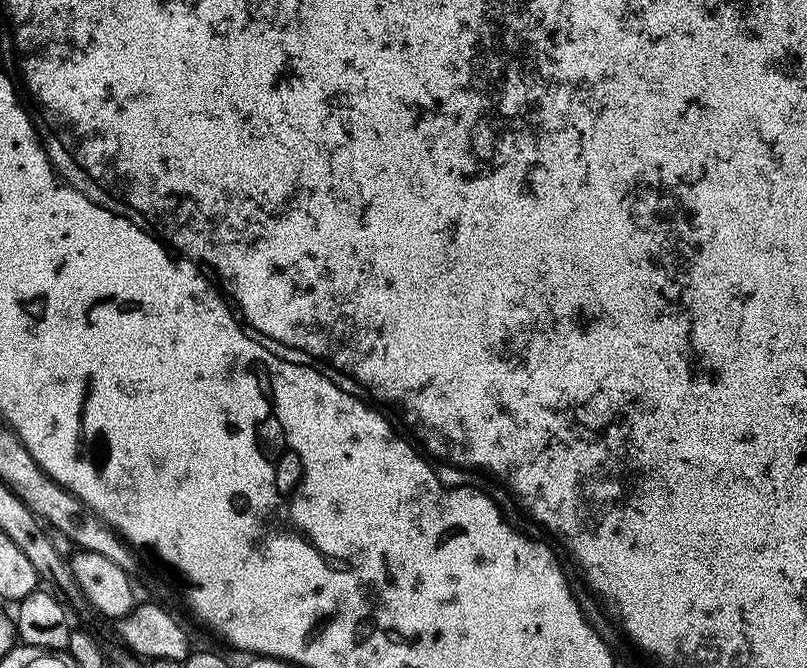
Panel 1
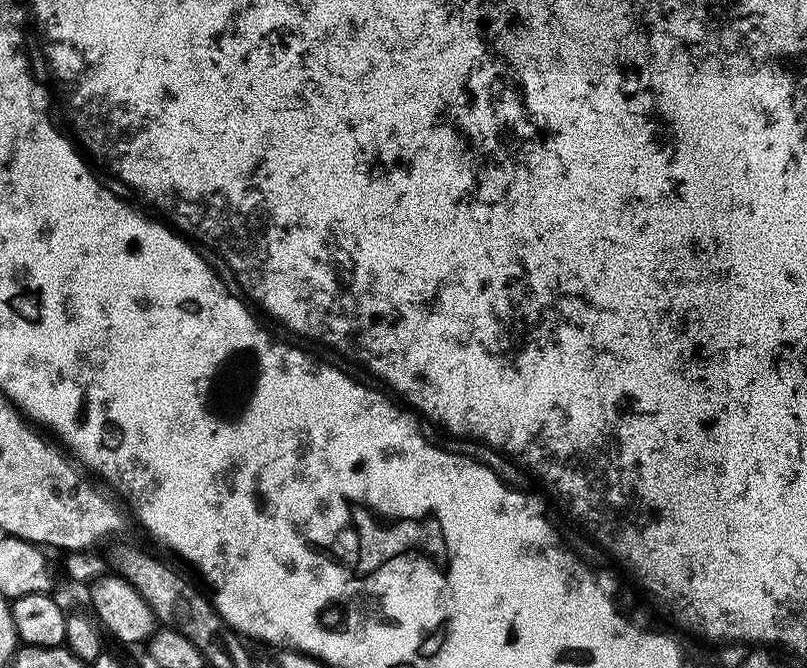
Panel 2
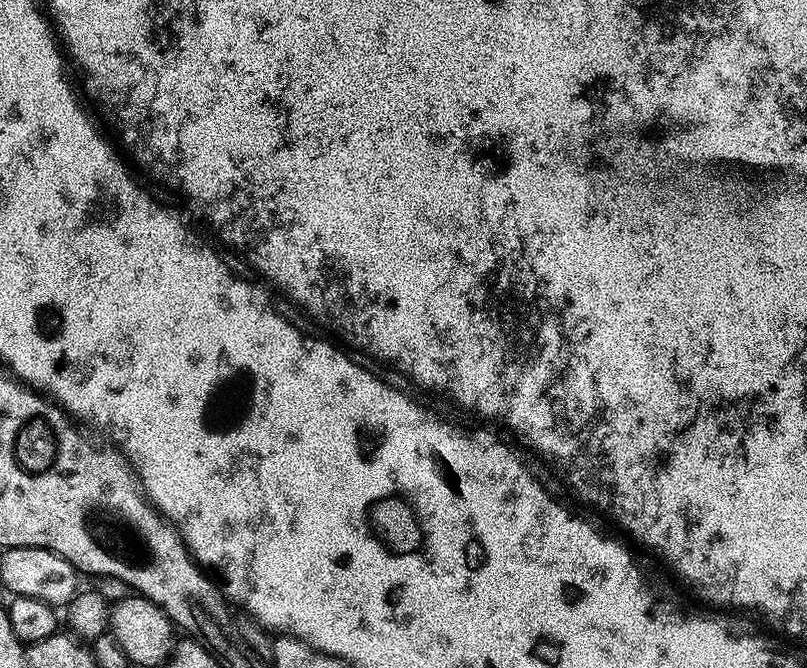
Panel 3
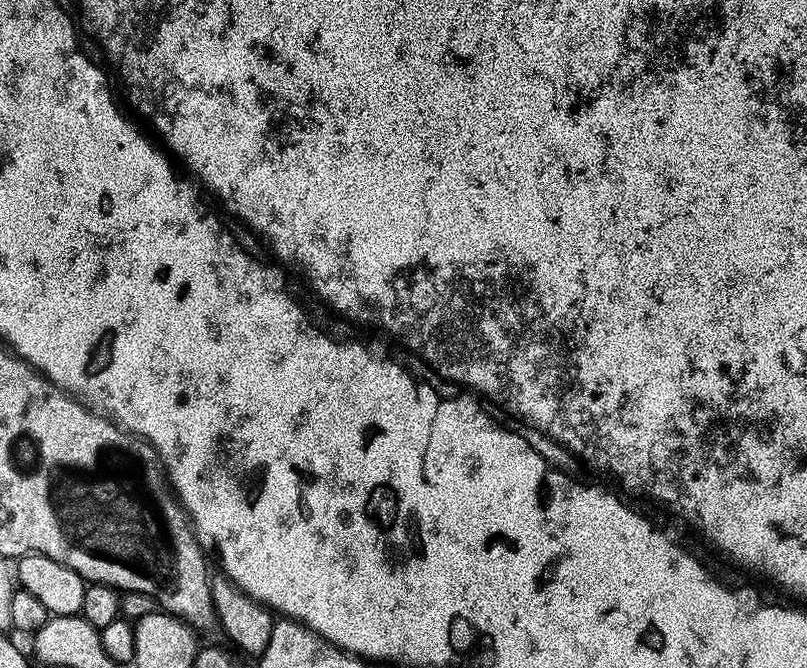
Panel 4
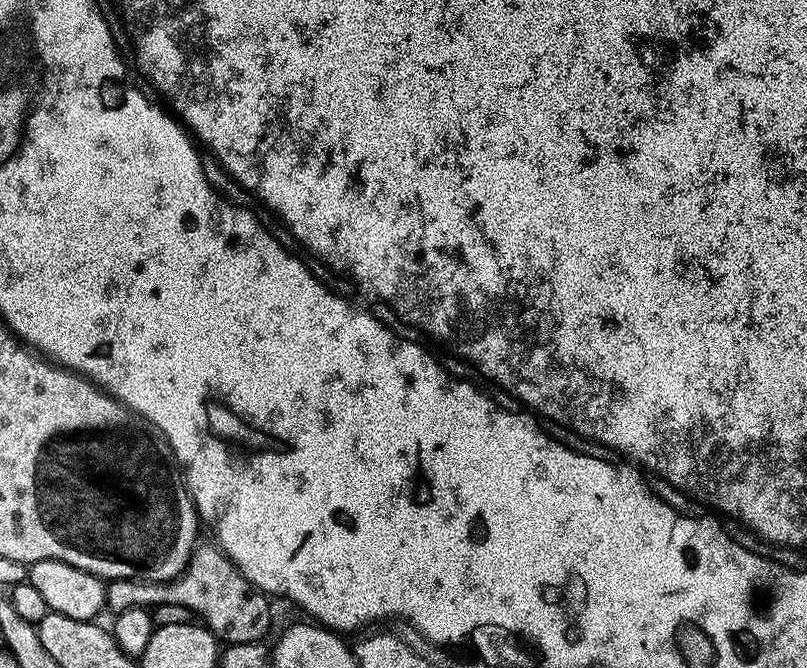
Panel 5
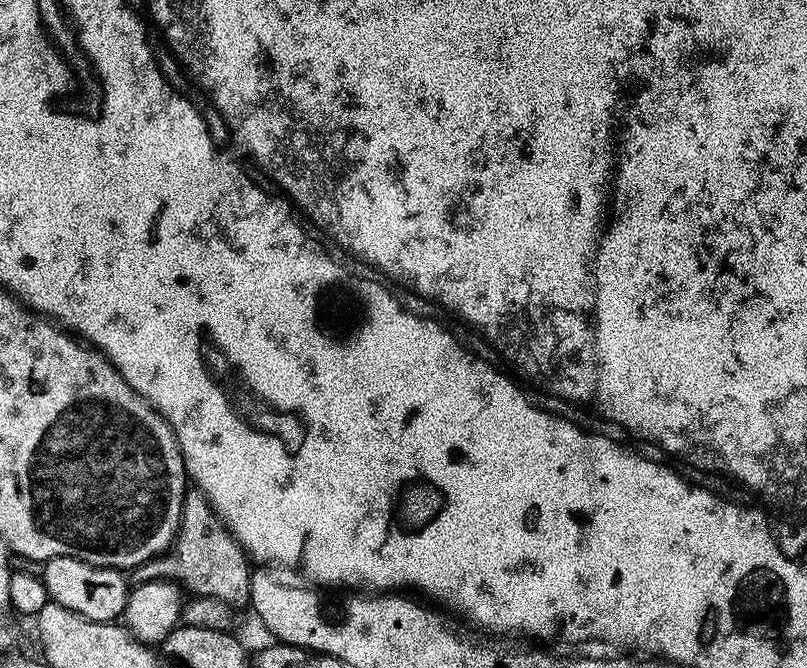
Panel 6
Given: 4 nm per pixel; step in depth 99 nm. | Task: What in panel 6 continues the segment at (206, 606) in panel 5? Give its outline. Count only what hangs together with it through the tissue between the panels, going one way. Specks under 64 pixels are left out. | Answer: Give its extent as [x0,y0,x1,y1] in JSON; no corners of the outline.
[130,490,253,610]

